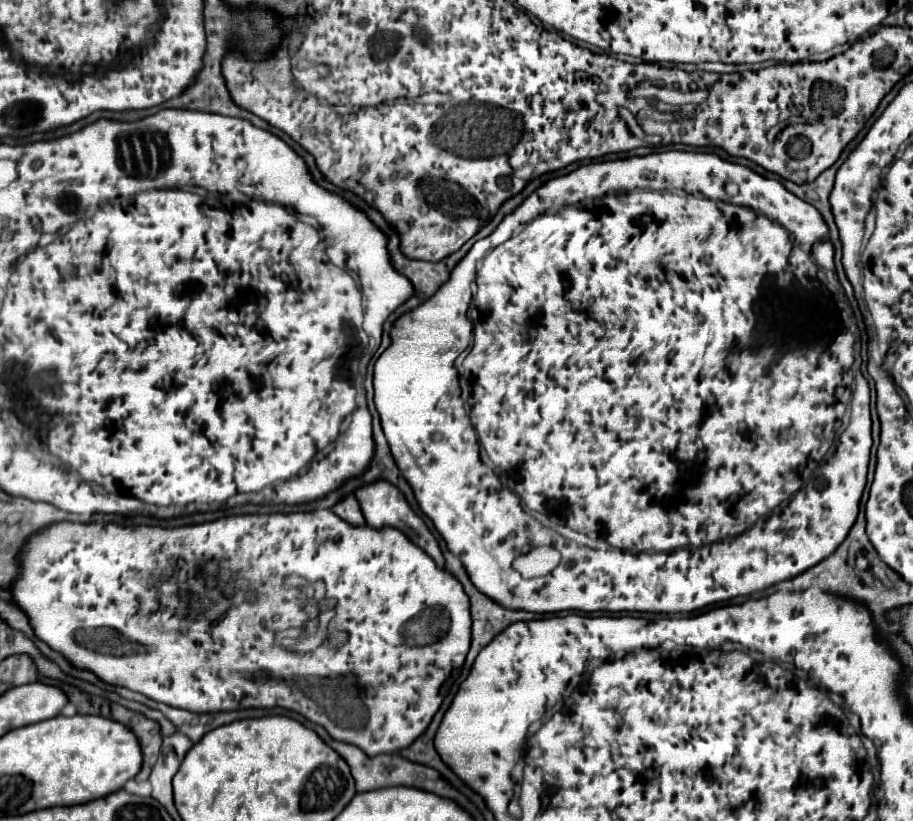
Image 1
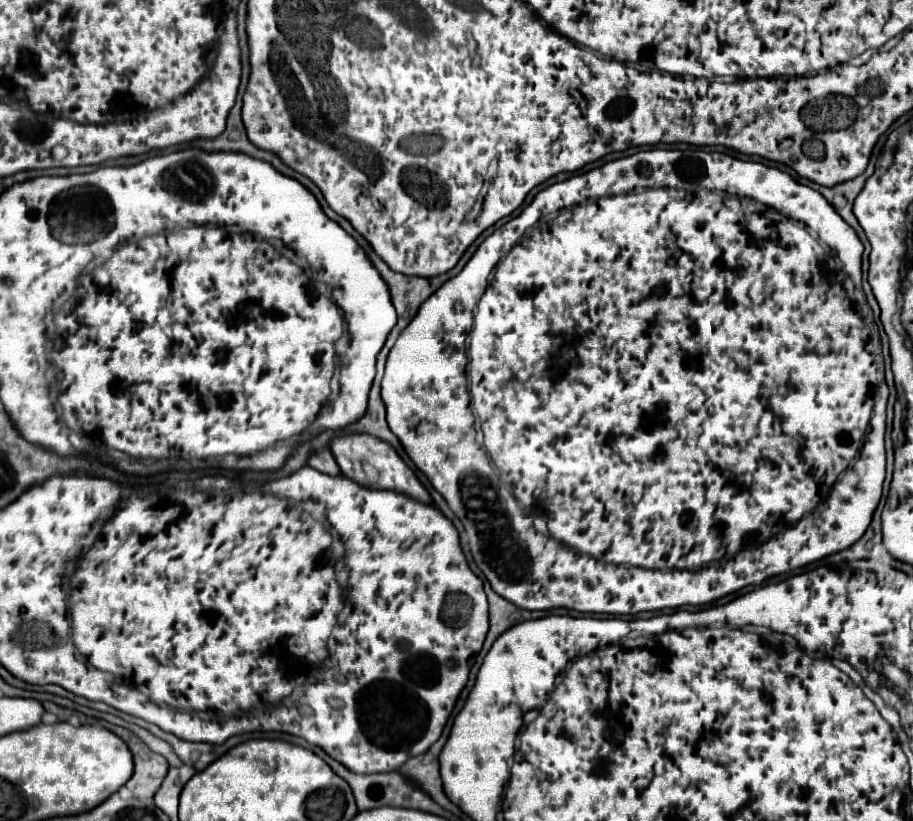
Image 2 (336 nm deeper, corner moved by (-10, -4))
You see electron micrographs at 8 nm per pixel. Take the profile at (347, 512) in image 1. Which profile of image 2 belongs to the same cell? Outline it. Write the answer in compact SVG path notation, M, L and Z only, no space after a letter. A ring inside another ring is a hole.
M328 449L316 451L316 453L308 459L308 465L314 467L314 469L318 469L318 471L322 471L322 473L326 473L326 475L332 475L332 477L340 475L340 467L338 467L334 455L332 455Z

